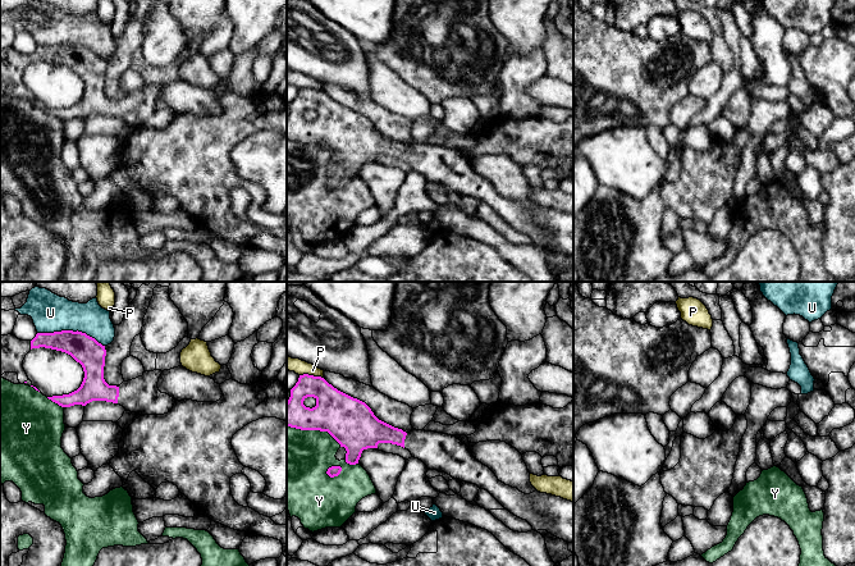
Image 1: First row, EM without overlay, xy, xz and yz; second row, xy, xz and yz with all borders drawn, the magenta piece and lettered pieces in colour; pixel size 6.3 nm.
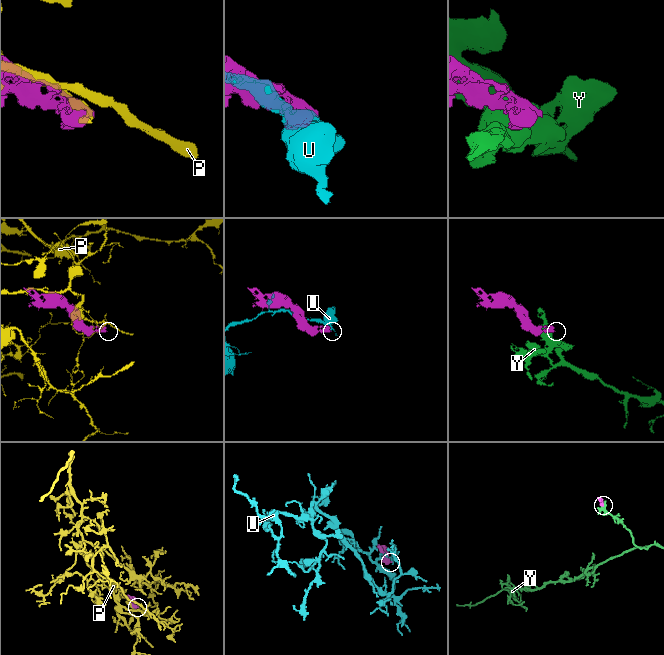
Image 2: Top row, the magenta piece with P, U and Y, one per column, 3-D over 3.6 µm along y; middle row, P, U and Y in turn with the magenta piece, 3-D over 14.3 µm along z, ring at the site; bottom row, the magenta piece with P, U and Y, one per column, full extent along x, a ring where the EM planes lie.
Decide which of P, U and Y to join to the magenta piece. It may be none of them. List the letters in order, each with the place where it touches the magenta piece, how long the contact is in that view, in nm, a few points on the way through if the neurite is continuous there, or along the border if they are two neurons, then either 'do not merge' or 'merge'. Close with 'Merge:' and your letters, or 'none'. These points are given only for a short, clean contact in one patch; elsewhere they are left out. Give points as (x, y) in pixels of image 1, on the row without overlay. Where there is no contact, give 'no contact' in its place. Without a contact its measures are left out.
P: xz (311, 88) | 150 nm | do not merge
U: xy (71, 44) | 440 nm | do not merge
Y: xz (314, 142) | 360 nm | do not merge
Merge: none

